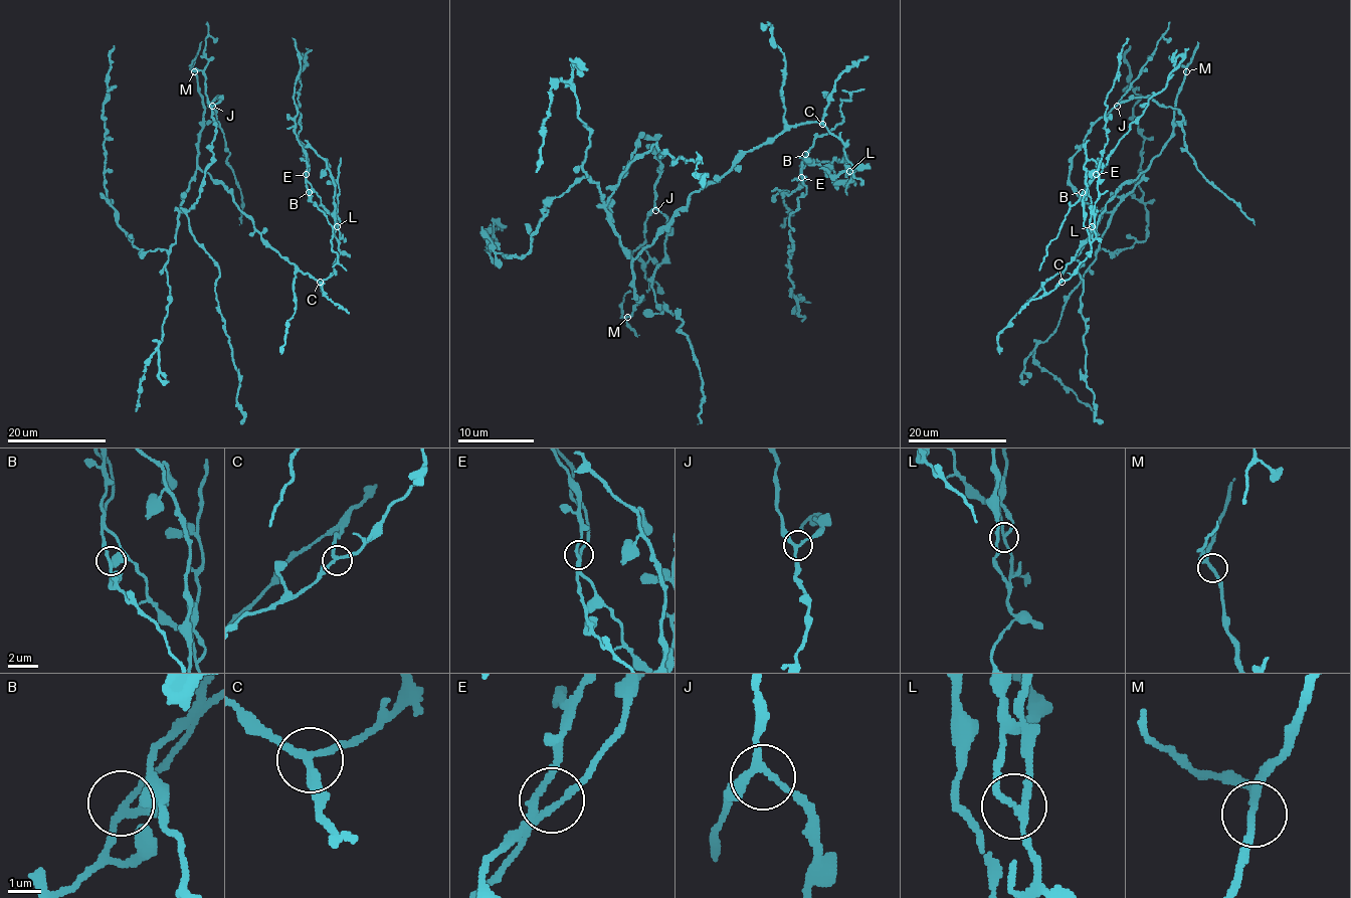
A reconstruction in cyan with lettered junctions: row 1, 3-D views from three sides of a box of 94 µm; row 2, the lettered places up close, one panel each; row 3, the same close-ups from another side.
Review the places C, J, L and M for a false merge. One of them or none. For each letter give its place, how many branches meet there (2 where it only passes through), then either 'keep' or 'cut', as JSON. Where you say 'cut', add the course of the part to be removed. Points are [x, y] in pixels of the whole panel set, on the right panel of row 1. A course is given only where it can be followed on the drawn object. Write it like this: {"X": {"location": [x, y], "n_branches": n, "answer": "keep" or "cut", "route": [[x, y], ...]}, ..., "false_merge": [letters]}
{"C": {"location": [1062, 282], "n_branches": 3, "answer": "keep"}, "J": {"location": [1117, 106], "n_branches": 3, "answer": "keep"}, "L": {"location": [1092, 226], "n_branches": 3, "answer": "cut", "route": [[1093, 226], [1090, 219], [1095, 209], [1087, 188], [1149, 100], [1165, 87], [1169, 73], [1188, 47]]}, "M": {"location": [1186, 71], "n_branches": 3, "answer": "keep"}, "false_merge": ["L"]}

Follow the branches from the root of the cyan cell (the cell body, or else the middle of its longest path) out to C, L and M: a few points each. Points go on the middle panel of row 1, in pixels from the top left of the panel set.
C: (663, 227), (687, 206), (693, 193), (721, 177), (748, 151), (771, 143), (797, 124), (822, 124)
L: (663, 227), (693, 193), (797, 124), (818, 122), (834, 133), (853, 166), (849, 172)
M: (663, 227), (663, 231), (633, 261), (633, 289), (642, 298), (627, 317)

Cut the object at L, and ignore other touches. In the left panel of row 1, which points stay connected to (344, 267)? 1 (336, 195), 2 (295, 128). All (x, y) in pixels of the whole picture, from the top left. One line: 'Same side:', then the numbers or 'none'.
Same side: 2

